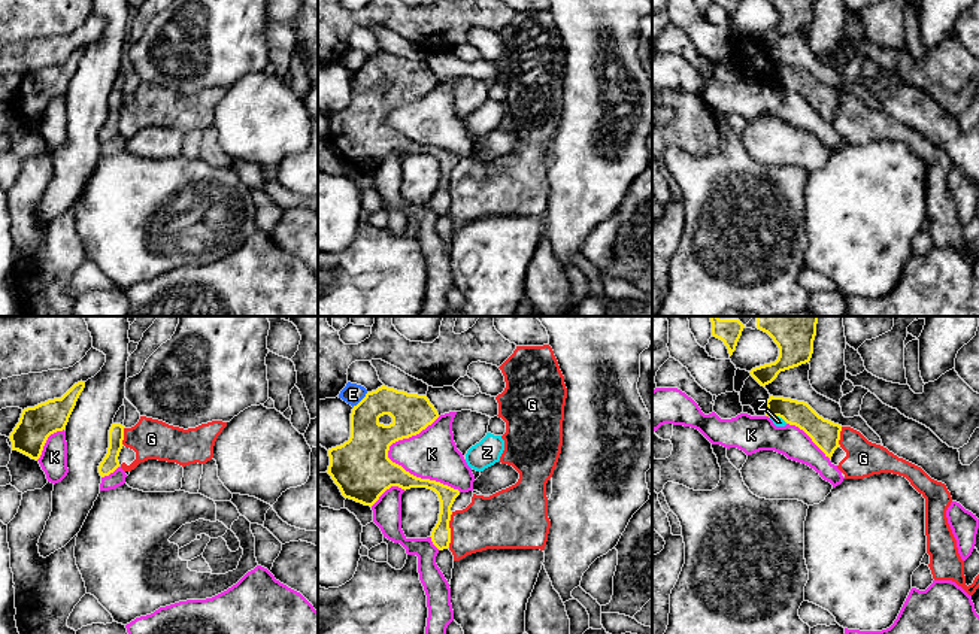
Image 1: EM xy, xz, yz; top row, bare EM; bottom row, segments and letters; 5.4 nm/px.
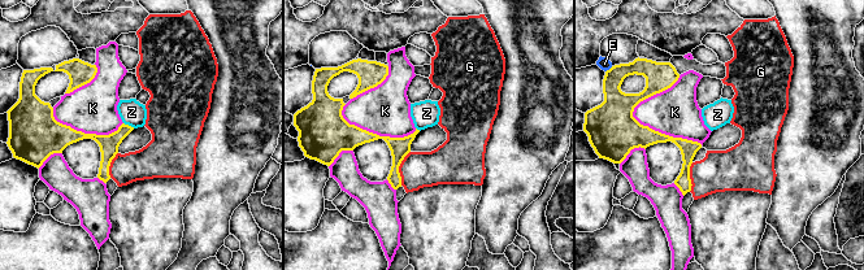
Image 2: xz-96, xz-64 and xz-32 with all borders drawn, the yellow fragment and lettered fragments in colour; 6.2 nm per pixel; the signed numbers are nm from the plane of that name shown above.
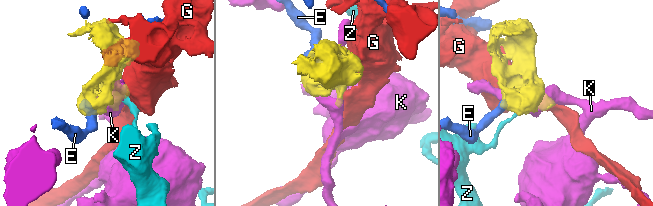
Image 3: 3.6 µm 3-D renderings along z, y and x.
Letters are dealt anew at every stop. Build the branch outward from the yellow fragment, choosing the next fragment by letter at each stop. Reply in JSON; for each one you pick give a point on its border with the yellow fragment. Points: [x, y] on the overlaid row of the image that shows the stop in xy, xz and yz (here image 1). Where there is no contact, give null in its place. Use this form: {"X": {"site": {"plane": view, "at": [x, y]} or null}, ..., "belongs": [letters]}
{"belongs": []}

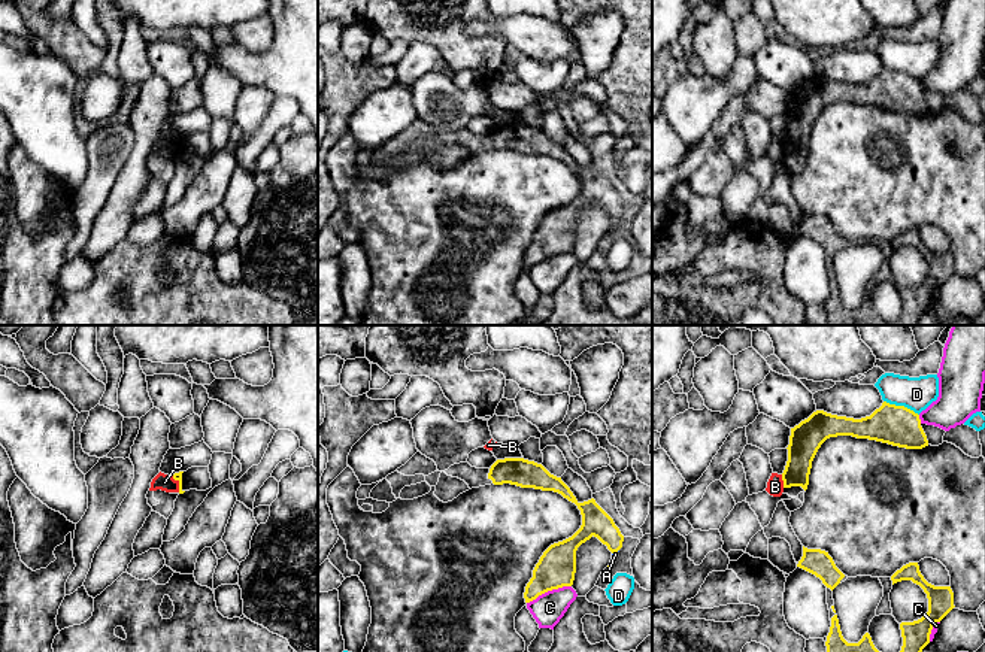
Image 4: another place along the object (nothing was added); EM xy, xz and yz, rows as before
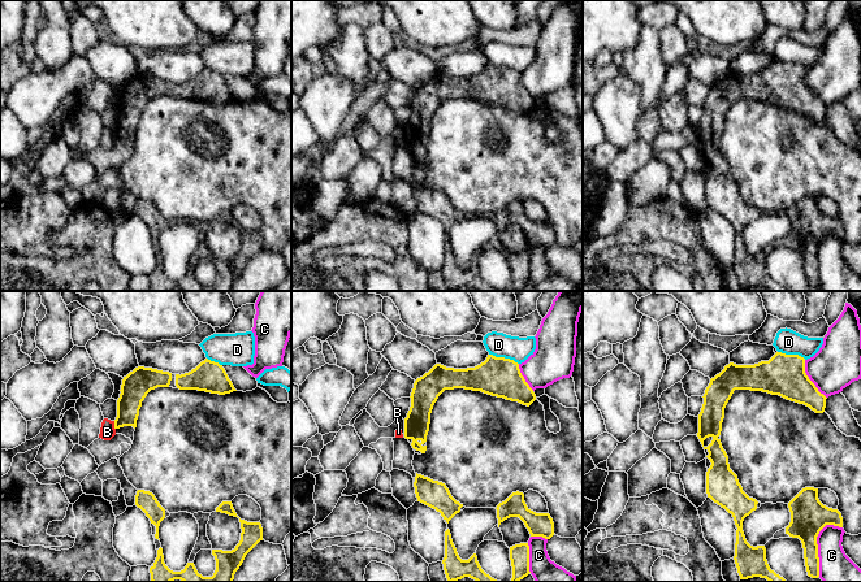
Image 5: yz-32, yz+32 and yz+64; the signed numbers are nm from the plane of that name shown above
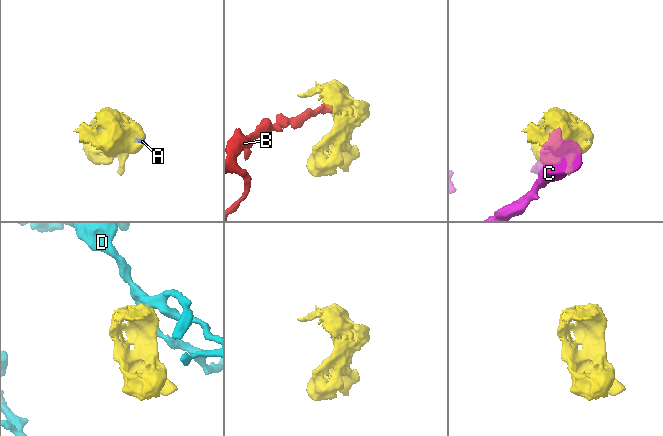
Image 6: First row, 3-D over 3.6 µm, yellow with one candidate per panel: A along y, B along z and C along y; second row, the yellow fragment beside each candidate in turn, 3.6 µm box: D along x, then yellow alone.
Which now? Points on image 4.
{"A": {"site": {"plane": "xz", "at": [615, 551]}}, "belongs": ["A"]}

